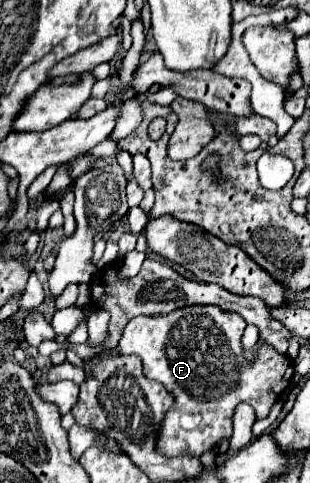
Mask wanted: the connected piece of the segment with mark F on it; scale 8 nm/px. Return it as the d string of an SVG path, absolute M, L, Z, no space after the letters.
M207 304L183 306L169 314L137 316L125 326L117 350L121 354L137 354L143 362L143 374L161 382L175 398L173 410L165 416L157 442L159 452L165 456L201 456L221 438L233 434L237 404L249 402L261 420L289 386L293 378L293 362L289 356L281 356L265 346L253 366L245 362L241 346L245 326L247 324L239 314Z

